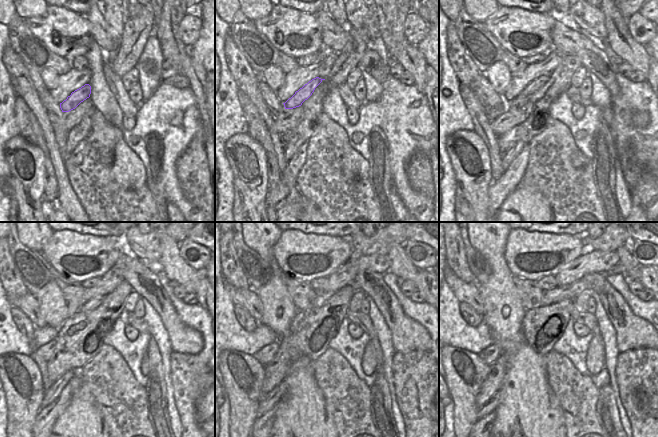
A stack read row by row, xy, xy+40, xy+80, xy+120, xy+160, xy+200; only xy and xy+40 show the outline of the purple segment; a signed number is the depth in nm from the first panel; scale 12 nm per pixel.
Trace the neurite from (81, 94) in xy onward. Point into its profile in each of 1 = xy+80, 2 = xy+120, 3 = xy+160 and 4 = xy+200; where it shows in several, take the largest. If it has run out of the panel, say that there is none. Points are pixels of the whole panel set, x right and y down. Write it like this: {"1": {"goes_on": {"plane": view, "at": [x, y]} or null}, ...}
{"1": {"goes_on": {"plane": "xy+80", "at": [518, 102]}}, "2": {"goes_on": {"plane": "xy+120", "at": [93, 303]}}, "3": {"goes_on": {"plane": "xy+160", "at": [322, 296]}}, "4": {"goes_on": {"plane": "xy+200", "at": [564, 292]}}}

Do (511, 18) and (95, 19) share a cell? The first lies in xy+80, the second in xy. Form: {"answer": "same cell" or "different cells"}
{"answer": "different cells"}

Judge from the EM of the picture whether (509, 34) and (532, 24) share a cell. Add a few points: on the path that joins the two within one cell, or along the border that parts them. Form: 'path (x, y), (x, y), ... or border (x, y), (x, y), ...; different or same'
path (515, 30), (526, 30); same

